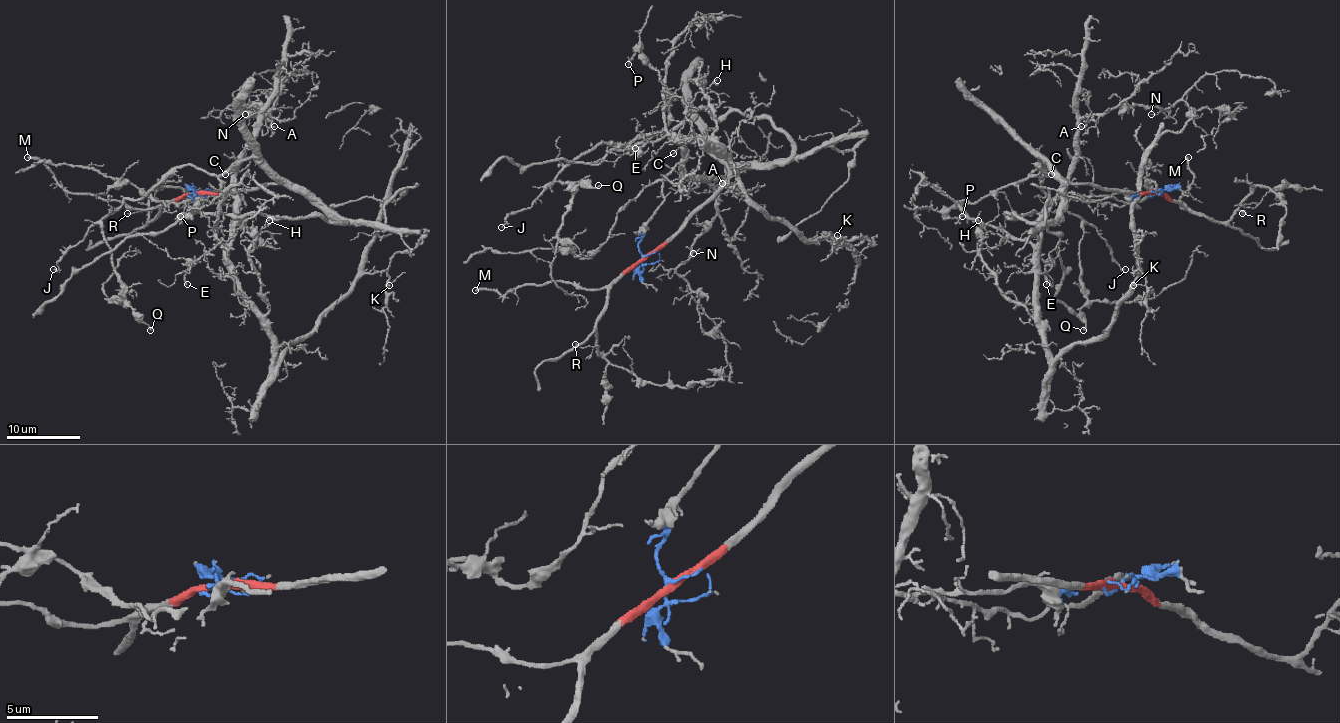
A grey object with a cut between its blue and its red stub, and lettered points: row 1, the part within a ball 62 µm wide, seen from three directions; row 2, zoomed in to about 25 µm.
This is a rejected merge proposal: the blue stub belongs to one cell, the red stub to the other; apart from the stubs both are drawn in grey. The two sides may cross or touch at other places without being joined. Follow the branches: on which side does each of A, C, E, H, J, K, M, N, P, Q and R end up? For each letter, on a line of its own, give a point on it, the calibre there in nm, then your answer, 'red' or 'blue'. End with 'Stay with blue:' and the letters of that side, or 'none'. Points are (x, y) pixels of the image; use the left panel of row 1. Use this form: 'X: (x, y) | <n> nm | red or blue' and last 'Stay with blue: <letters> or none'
A: (274, 126) | 90 nm | blue
C: (225, 174) | 110 nm | red
E: (187, 284) | 140 nm | blue
H: (269, 220) | 70 nm | blue
J: (53, 269) | 110 nm | red
K: (389, 285) | 120 nm | blue
M: (27, 157) | 240 nm | red
N: (245, 114) | 100 nm | blue
P: (180, 216) | 90 nm | red
Q: (150, 330) | 130 nm | red
R: (127, 213) | 110 nm | red
Stay with blue: A, E, H, K, N

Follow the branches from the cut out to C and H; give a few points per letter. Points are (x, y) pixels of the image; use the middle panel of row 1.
C: (643, 257), (654, 253), (728, 175), (728, 170), (699, 142), (684, 142), (673, 153)
H: (643, 257), (643, 225), (682, 157), (678, 138), (715, 129), (697, 83), (708, 88), (717, 79)

